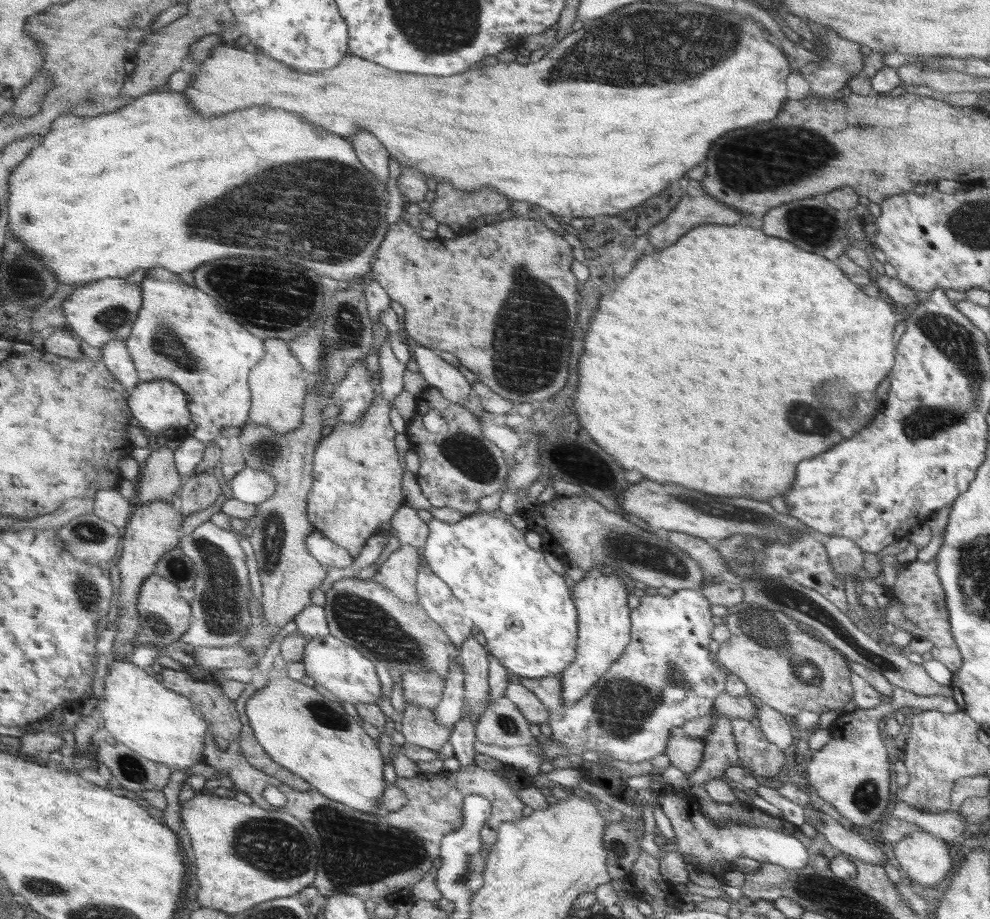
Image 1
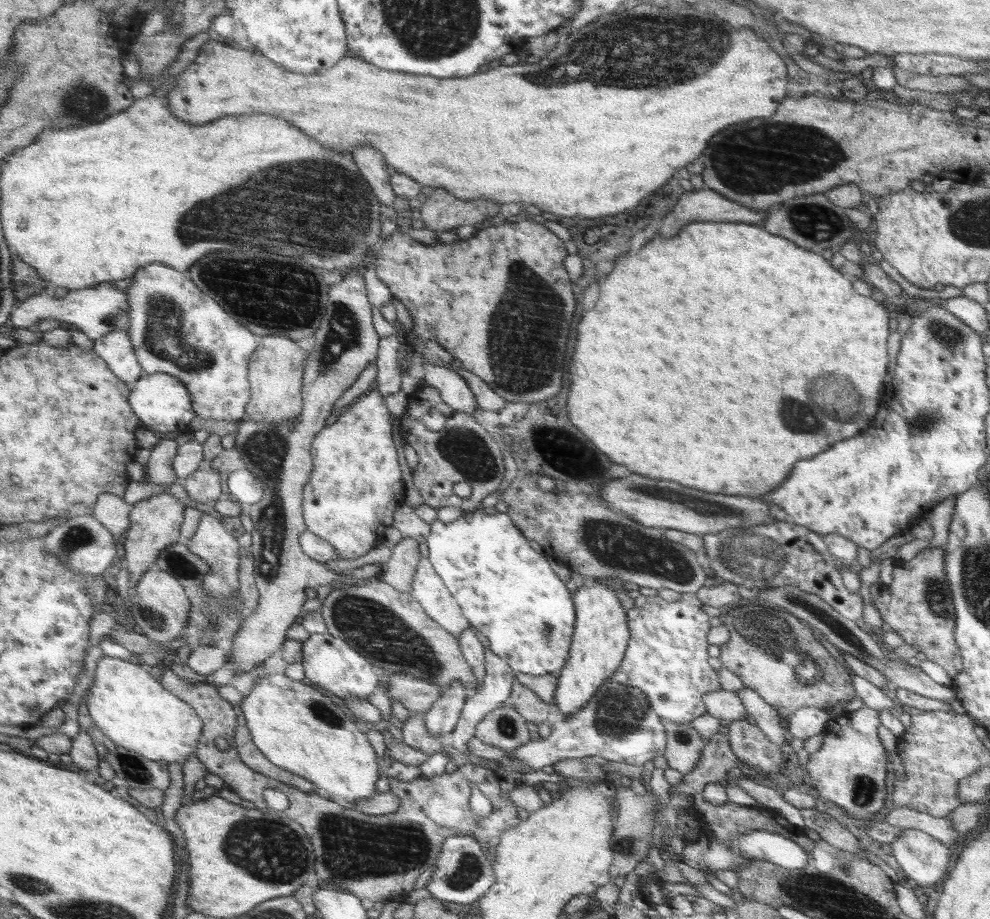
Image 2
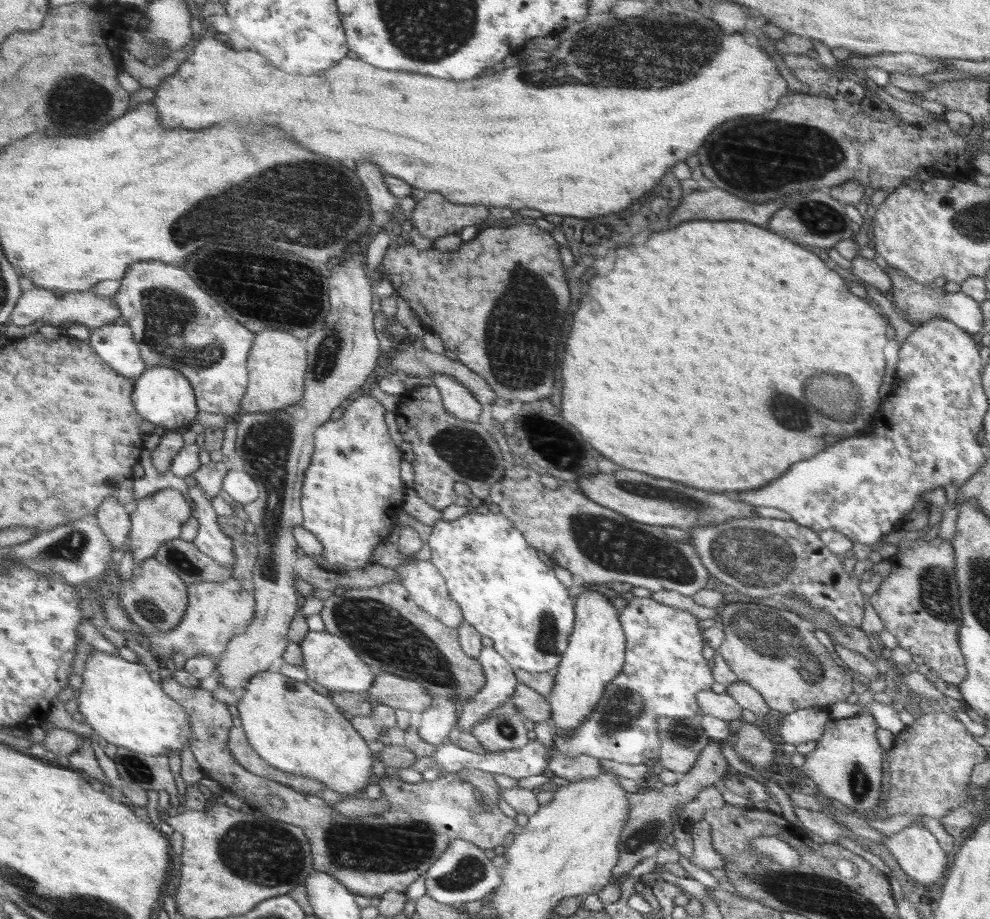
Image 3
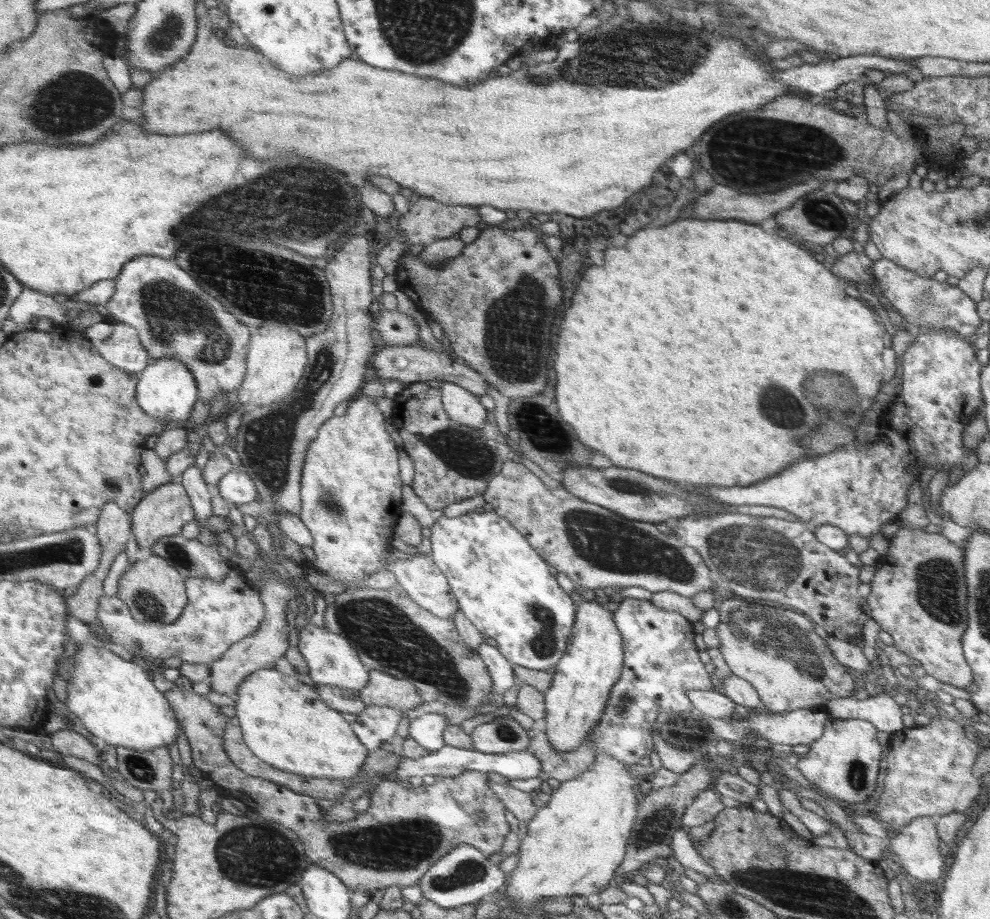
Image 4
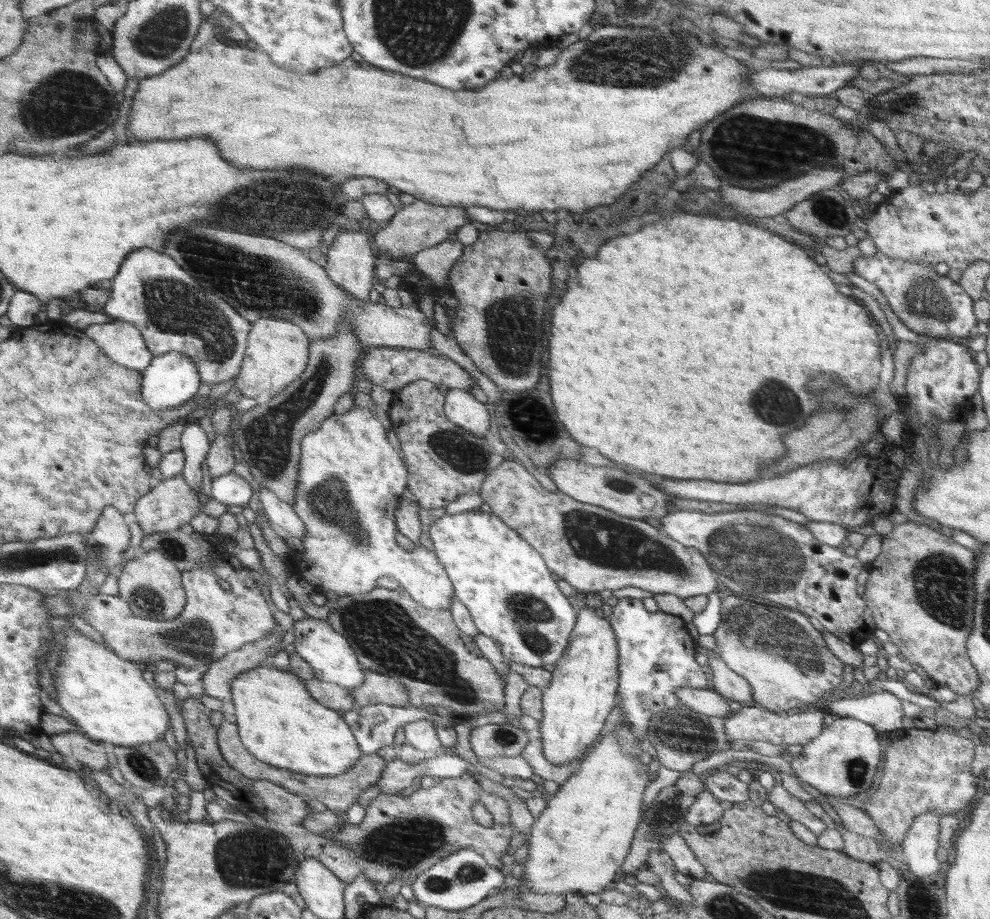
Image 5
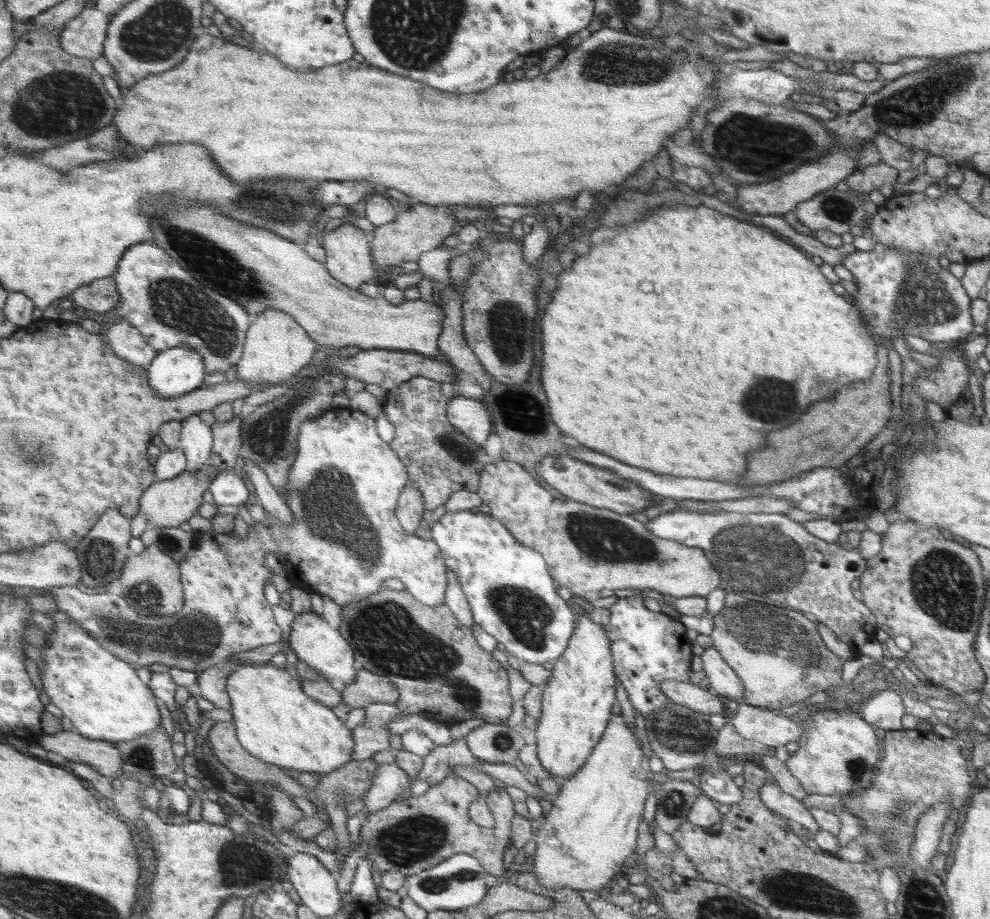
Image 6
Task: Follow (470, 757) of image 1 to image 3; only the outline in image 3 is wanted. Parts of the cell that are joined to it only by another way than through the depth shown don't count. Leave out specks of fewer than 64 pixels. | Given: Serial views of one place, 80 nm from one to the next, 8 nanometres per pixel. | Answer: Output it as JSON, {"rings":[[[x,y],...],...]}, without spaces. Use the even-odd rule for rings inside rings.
{"rings":[[[483,646],[479,654],[487,683],[482,690],[464,702],[457,725],[461,731],[471,732],[474,725],[480,723],[484,714],[502,706],[510,700],[519,680],[515,670],[506,659],[493,647]]]}

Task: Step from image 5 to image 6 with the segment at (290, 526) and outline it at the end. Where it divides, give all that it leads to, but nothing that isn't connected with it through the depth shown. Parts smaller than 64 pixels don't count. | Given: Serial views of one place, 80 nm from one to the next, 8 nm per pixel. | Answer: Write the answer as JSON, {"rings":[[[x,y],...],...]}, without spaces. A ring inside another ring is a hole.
{"rings":[[[246,458],[244,460],[243,471],[246,471],[247,480],[251,482],[251,486],[254,486],[257,502],[263,506],[268,514],[289,525],[293,521],[293,516],[283,495],[268,482],[266,474],[262,470],[258,470],[259,468],[254,462]]]}

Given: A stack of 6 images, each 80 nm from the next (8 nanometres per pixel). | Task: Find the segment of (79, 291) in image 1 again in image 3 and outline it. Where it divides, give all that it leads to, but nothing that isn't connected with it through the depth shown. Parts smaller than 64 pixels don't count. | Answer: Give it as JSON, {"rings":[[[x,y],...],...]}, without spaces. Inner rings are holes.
{"rings":[[[34,287],[32,290],[24,292],[21,298],[17,300],[16,306],[13,308],[13,314],[9,316],[11,322],[18,326],[28,326],[40,319],[45,324],[52,326],[60,326],[65,320],[71,320],[74,323],[84,324],[89,330],[111,325],[121,320],[121,309],[117,307],[114,296],[100,297],[96,296],[92,289],[86,291],[66,292],[63,297],[56,297],[54,292],[47,291],[44,288]]]}

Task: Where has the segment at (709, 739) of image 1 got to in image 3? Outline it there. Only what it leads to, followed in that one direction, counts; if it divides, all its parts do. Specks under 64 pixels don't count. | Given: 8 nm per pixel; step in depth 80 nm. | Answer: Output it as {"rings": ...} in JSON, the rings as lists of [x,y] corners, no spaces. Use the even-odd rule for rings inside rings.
{"rings":[[[714,740],[704,747],[699,754],[698,760],[690,770],[683,774],[683,777],[676,784],[668,787],[648,788],[637,793],[627,792],[630,810],[628,819],[624,823],[624,829],[618,840],[618,863],[612,869],[614,879],[622,874],[629,873],[638,863],[646,858],[657,855],[660,847],[665,848],[665,838],[673,835],[672,814],[678,804],[686,804],[697,798],[697,795],[705,788],[718,782],[727,776],[728,763],[721,753],[721,746],[726,740]]]}

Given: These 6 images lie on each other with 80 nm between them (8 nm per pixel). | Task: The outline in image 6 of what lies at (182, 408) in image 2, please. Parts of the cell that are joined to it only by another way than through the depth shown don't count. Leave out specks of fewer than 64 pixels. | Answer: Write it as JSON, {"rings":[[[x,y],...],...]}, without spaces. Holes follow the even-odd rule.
{"rings":[[[192,348],[160,351],[147,367],[150,388],[166,400],[190,394],[202,386],[204,366],[202,356]]]}

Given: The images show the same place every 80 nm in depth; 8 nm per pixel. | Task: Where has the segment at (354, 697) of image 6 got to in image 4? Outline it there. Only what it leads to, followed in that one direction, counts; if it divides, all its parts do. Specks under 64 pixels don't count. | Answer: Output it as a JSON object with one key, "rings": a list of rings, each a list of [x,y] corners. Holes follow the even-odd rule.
{"rings":[[[372,670],[367,686],[360,689],[360,697],[366,706],[389,706],[403,711],[424,703],[415,687],[408,681]]]}

